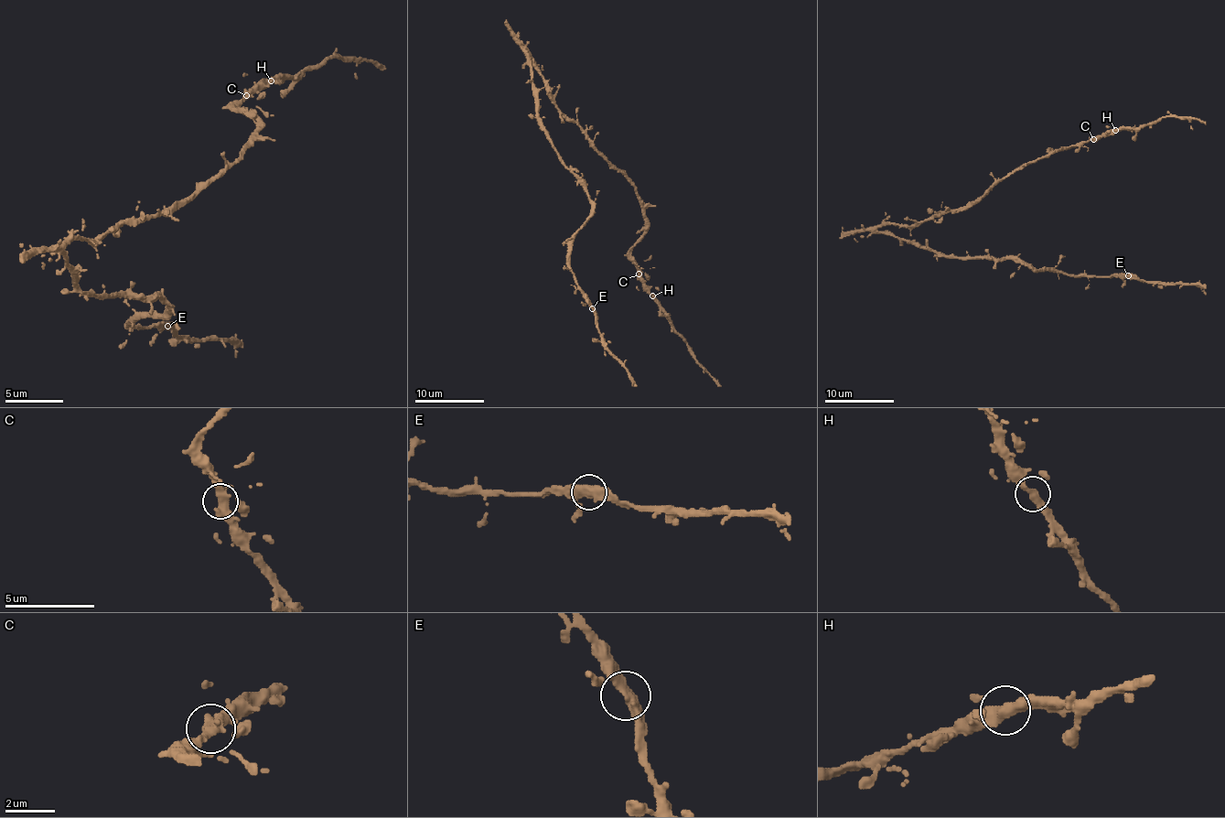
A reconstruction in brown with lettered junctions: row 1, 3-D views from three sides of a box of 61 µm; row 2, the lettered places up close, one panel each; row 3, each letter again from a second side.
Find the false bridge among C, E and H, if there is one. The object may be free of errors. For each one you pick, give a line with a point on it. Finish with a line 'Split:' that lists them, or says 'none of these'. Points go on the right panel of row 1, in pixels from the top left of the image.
Split: none of these

